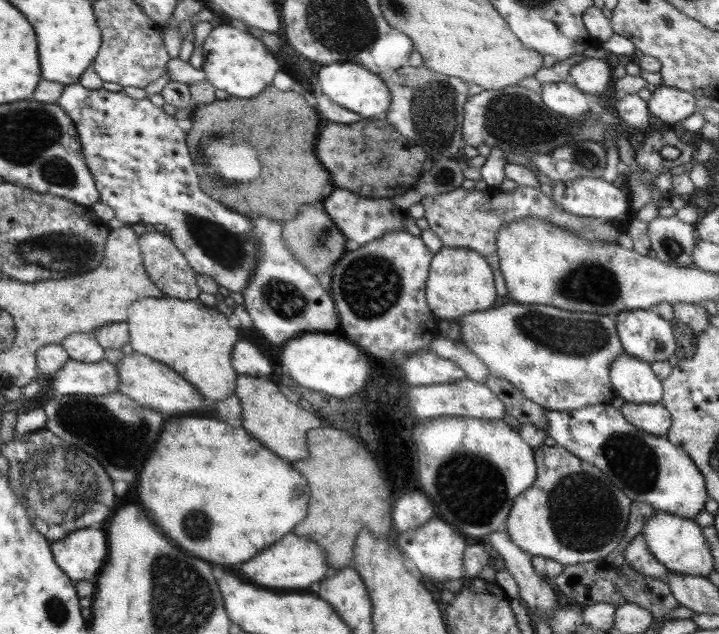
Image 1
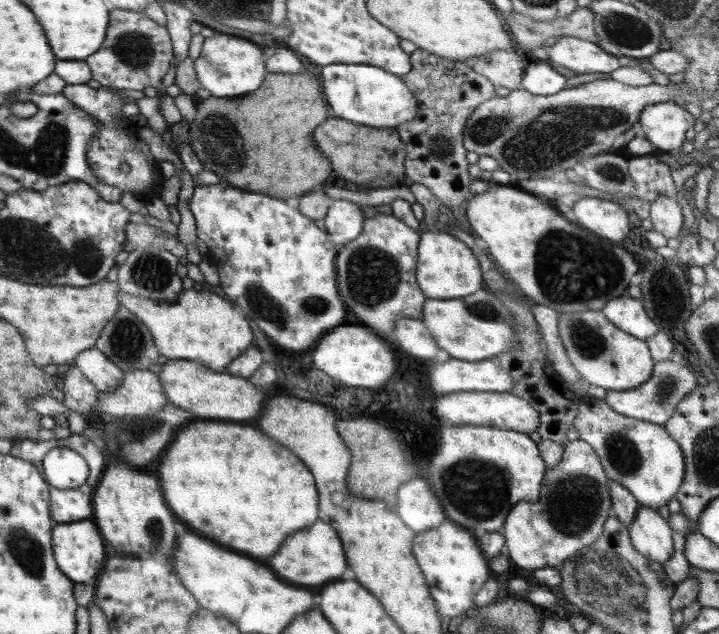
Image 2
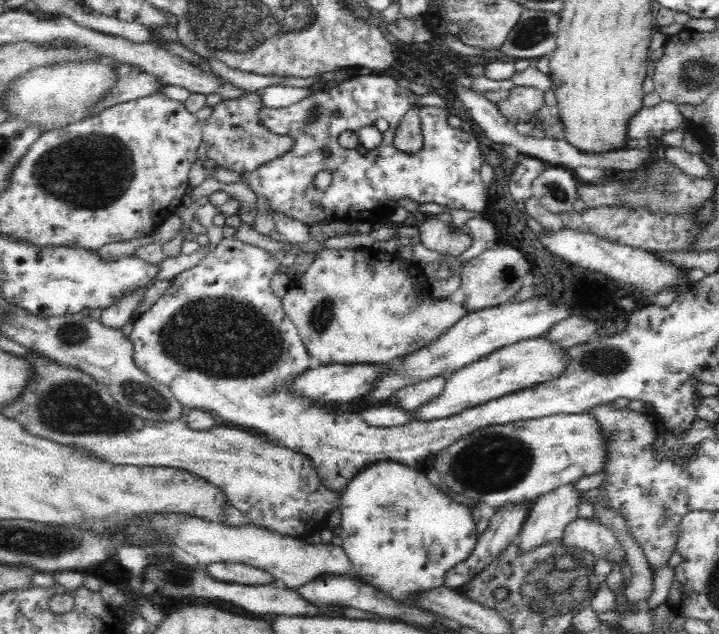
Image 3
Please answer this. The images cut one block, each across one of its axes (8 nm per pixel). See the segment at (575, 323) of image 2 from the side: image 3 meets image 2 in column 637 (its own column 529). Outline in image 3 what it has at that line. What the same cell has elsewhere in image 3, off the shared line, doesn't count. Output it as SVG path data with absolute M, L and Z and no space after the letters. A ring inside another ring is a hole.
M543 336L522 340L510 346L504 346L492 354L449 374L444 379L442 392L431 401L411 410L409 422L432 422L460 414L468 408L474 408L489 400L500 398L511 392L550 380L559 375L565 365L565 350L552 346Z

